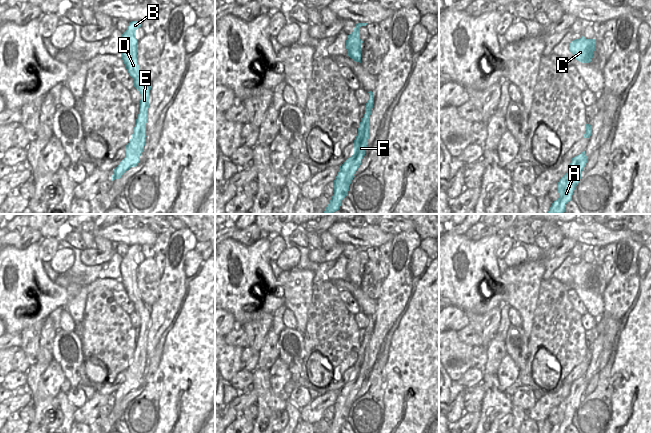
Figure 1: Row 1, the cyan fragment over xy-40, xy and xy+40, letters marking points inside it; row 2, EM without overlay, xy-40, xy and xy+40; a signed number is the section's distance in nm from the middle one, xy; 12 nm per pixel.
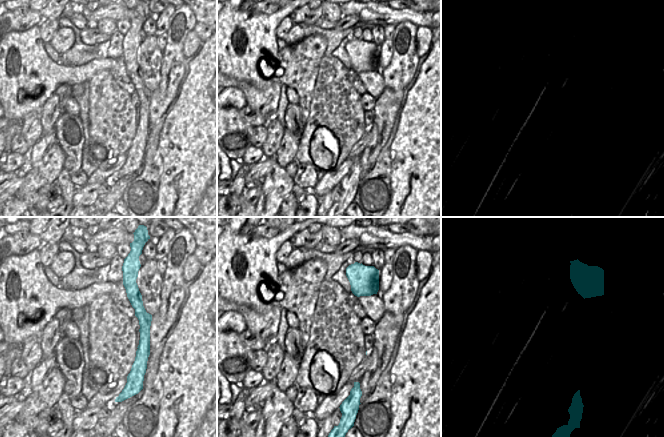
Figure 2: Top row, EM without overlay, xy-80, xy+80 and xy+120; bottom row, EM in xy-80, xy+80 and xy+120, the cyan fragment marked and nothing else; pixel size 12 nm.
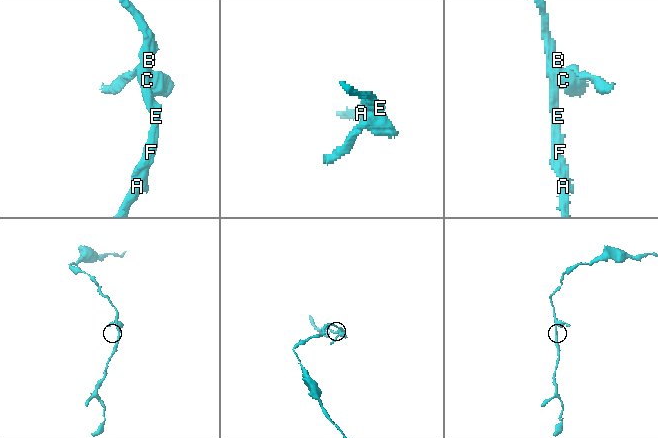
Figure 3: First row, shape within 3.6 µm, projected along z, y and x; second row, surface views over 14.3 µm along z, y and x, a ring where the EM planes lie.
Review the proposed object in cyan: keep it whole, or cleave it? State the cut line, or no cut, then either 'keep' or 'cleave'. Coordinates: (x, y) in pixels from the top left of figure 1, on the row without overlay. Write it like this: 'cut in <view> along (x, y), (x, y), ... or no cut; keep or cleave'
cut in xy along (361, 274), (351, 274), (348, 277); cleave

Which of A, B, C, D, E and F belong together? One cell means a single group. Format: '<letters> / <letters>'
A B D E F / C

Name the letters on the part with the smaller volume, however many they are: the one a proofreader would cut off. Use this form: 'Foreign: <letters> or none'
Foreign: C.

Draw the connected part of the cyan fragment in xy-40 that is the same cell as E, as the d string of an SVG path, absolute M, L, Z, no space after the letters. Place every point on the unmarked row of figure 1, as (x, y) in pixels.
M131 245L127 254L121 261L121 282L129 299L134 304L134 311L140 316L140 336L136 343L136 349L132 361L126 369L126 380L114 393L111 404L120 403L121 400L131 391L138 389L140 380L144 375L146 366L146 347L148 345L148 332L150 328L150 314L152 308L145 305L137 287L137 268L136 254L141 251L140 245Z

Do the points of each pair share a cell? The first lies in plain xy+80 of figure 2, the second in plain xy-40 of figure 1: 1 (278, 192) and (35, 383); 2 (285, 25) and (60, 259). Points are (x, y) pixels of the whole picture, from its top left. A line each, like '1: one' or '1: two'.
1: one
2: two

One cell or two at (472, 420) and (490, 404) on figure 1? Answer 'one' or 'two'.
two

